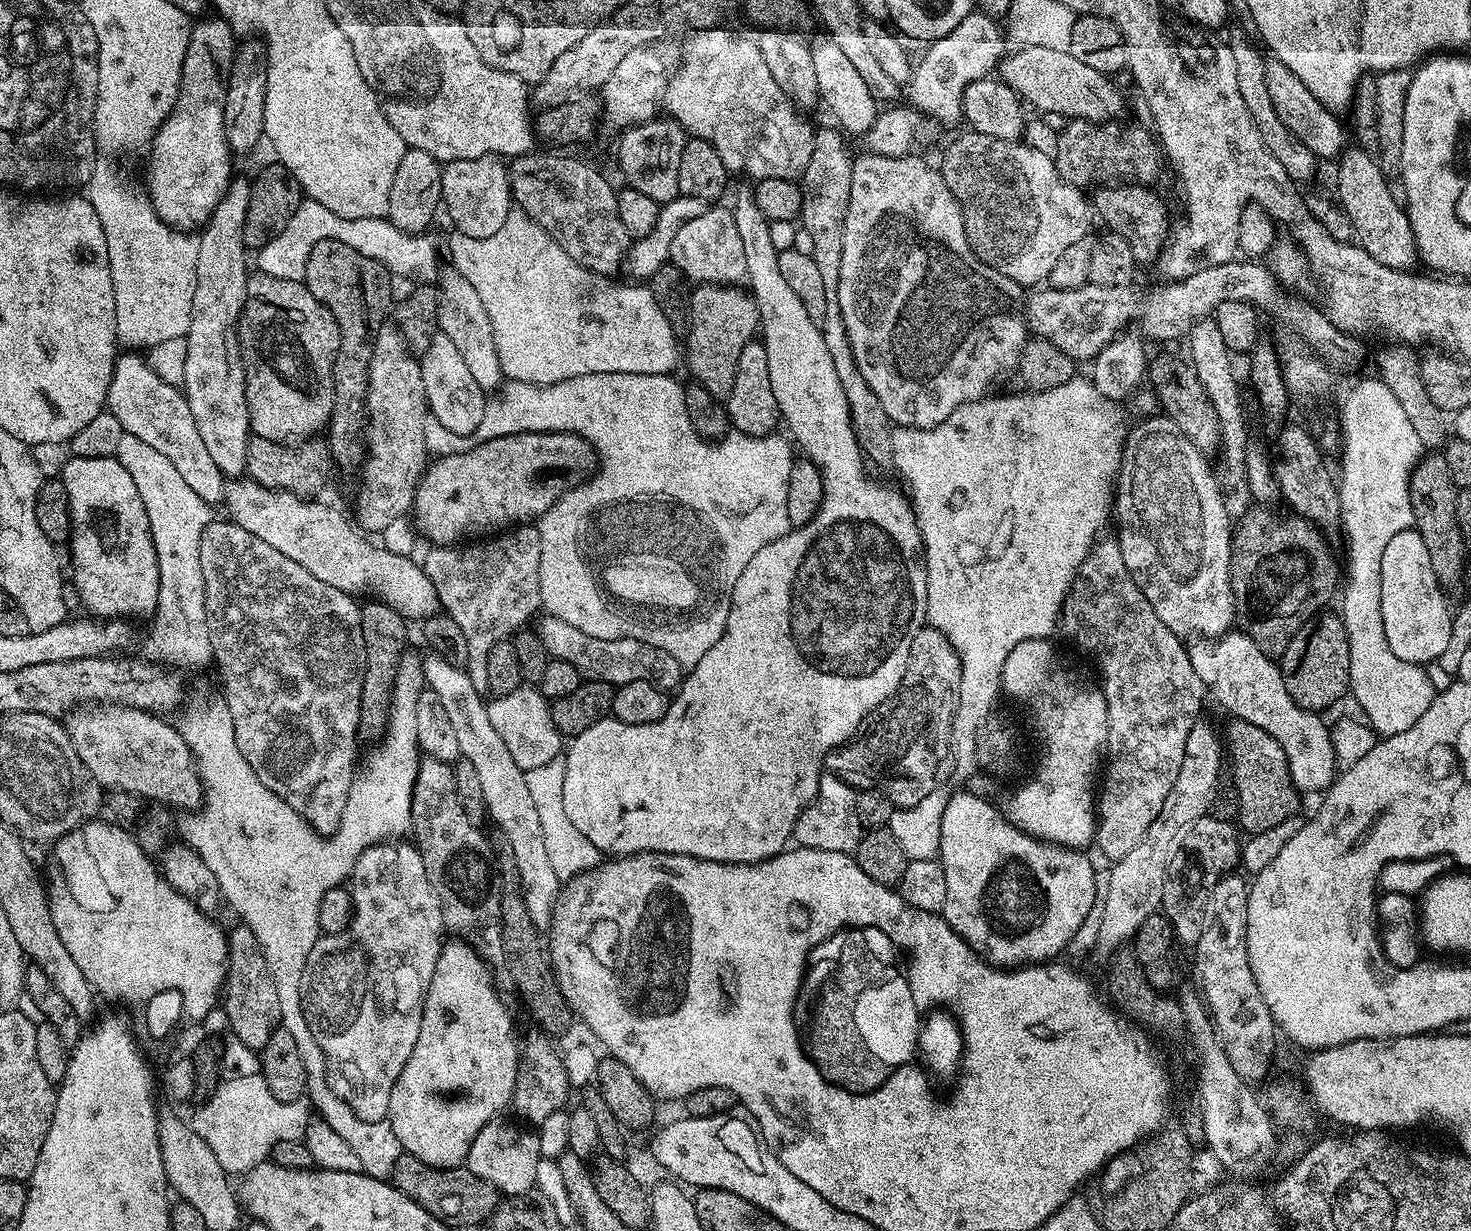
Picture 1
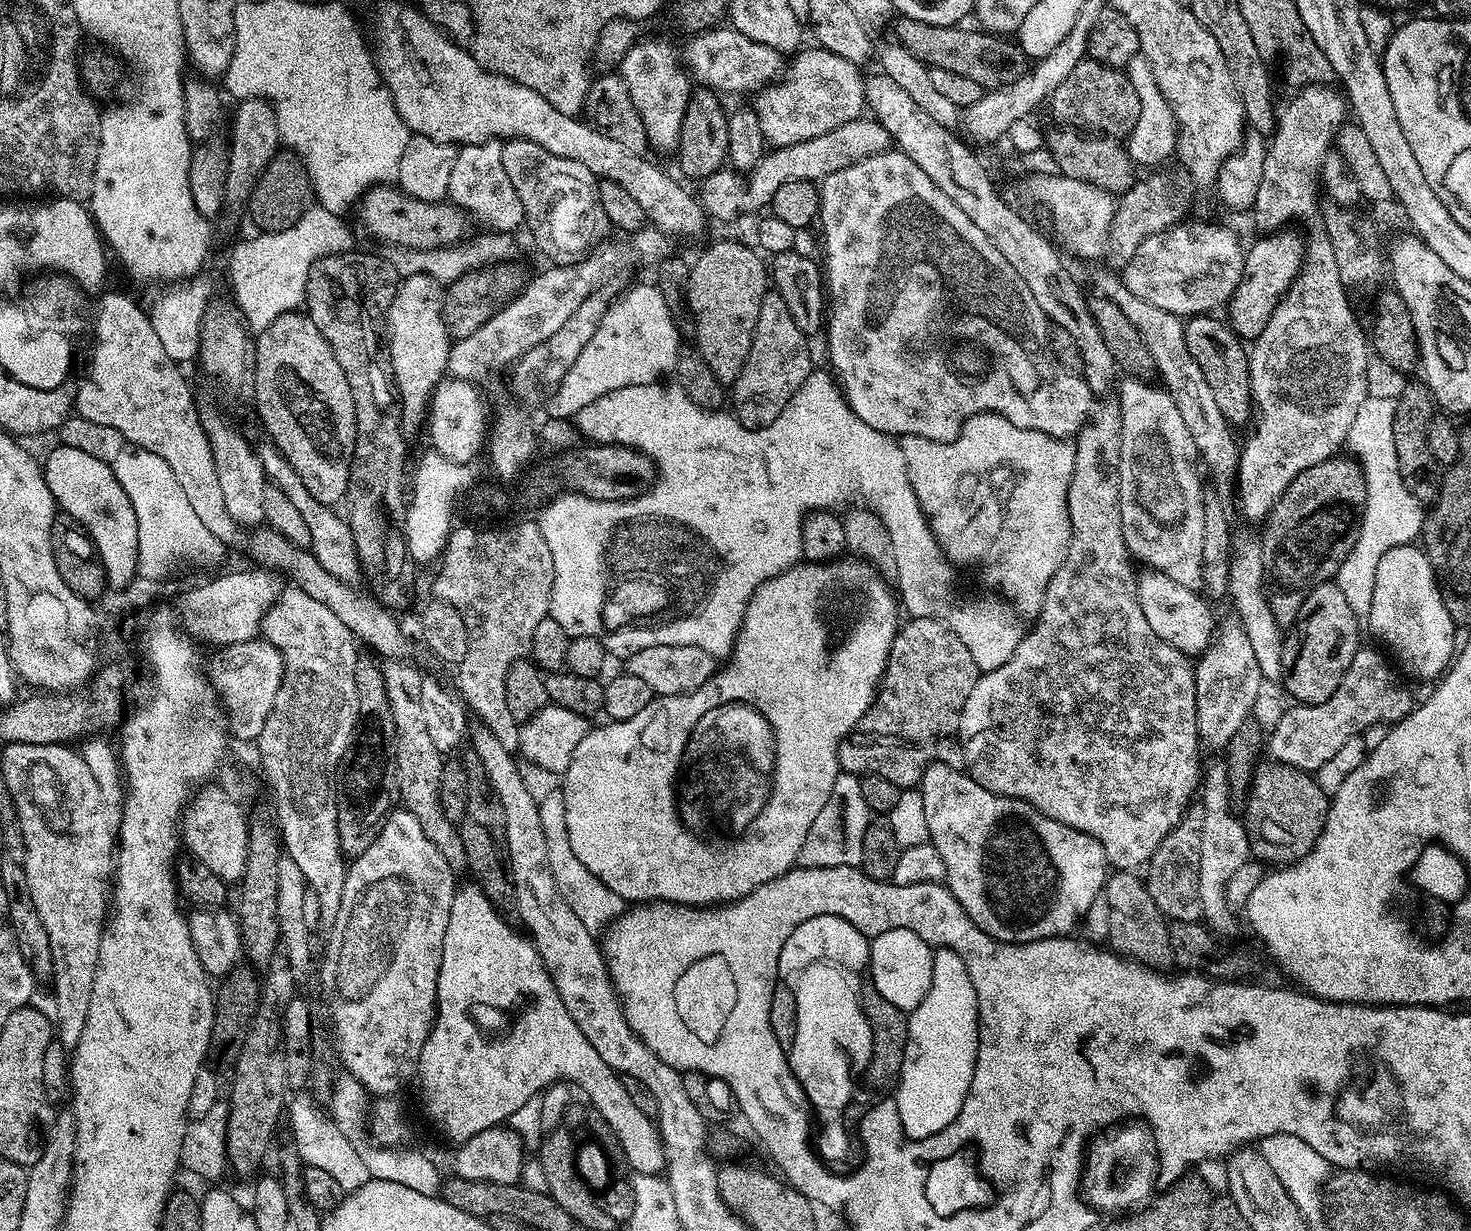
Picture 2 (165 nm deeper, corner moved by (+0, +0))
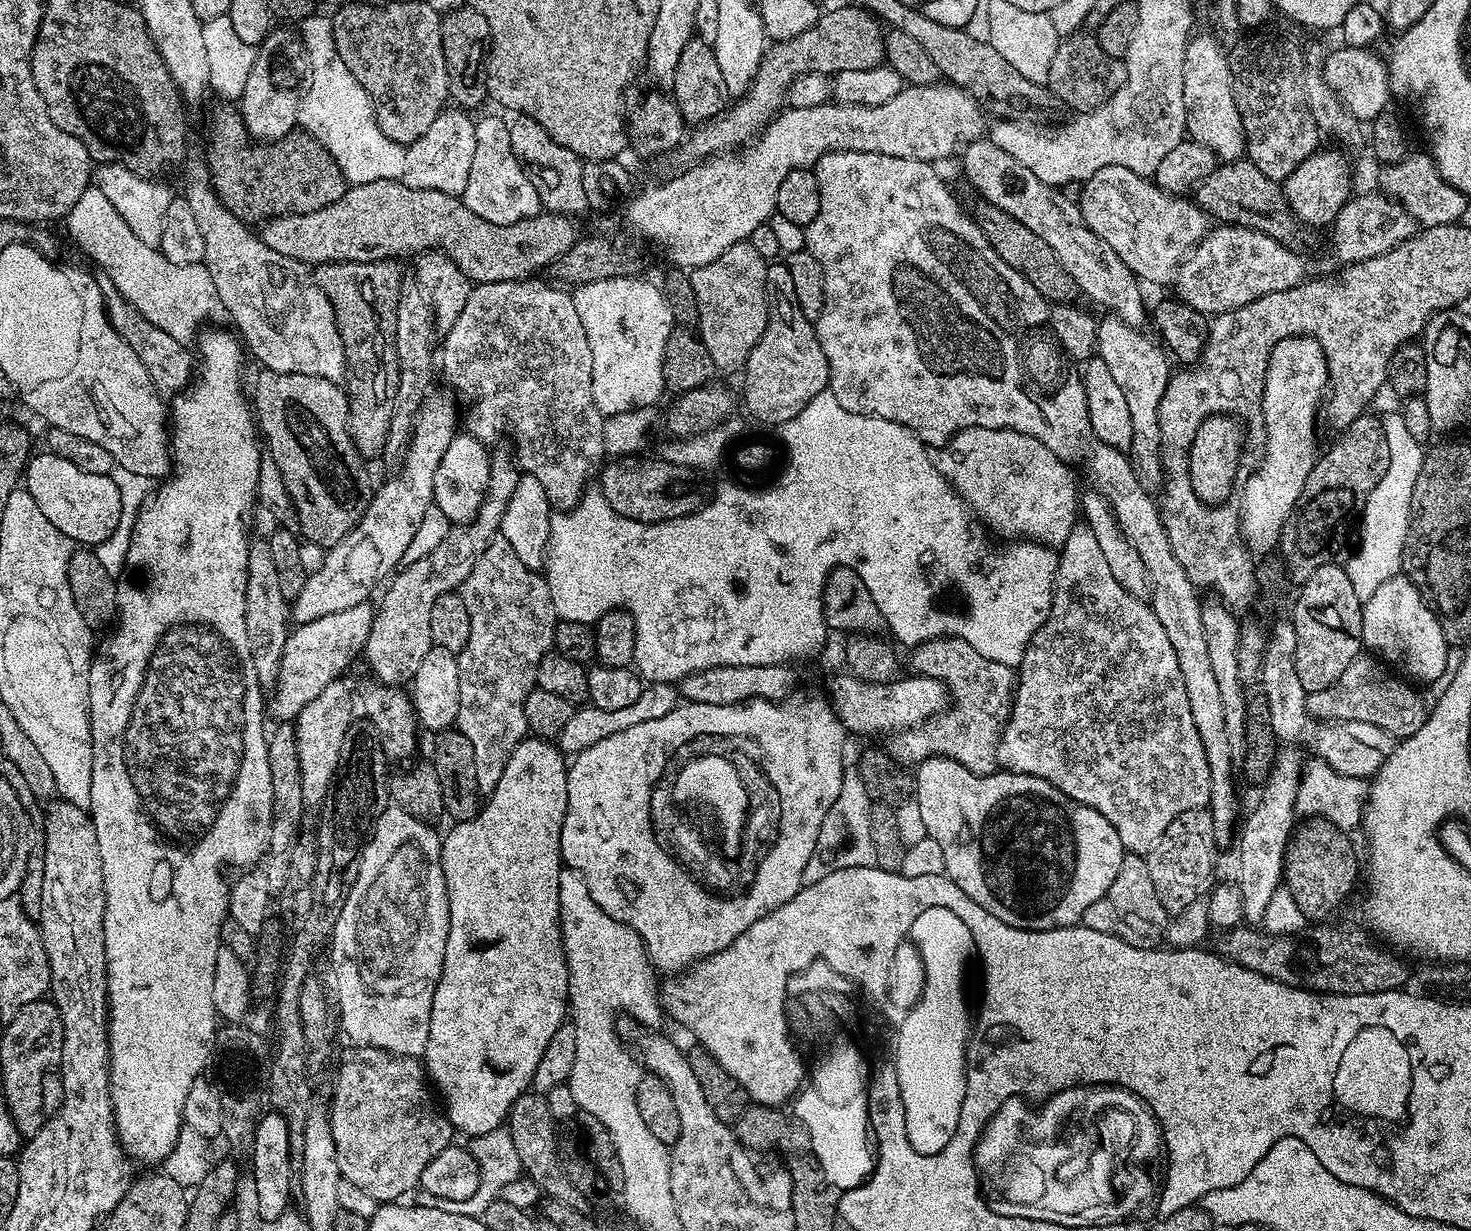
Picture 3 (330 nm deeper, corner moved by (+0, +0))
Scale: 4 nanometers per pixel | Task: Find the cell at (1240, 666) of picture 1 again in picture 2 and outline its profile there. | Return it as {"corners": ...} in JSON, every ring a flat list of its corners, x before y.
{"corners":[[1144,570,1136,578,1136,597,1138,606,1142,606,1142,614,1146,614,1146,622,1150,622,1150,630,1154,630,1154,634,1158,634,1162,642,1174,646,1185,656,1199,657,1212,643,1214,620,1212,624,1209,601,1199,591,1178,586,1174,578,1166,578,1166,574,1161,572]]}

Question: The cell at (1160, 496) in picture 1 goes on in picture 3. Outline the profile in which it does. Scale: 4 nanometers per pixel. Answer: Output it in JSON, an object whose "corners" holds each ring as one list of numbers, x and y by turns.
{"corners":[[1108,314,1105,317,1105,320,1101,319,1096,325,1098,358,1106,362,1106,367,1110,369,1111,376,1117,380,1130,409,1130,422,1134,429,1134,438,1129,448,1132,469,1144,488,1156,490,1164,483,1164,467,1160,453,1162,434,1158,424,1158,406,1162,402,1162,394,1168,385,1169,357,1165,349,1155,339,1152,341,1146,333,1140,332,1144,330,1137,325,1127,324,1115,314]]}

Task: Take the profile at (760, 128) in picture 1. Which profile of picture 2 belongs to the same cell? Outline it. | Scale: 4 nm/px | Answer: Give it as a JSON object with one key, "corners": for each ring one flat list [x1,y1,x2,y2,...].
{"corners":[[805,47,791,57,783,78,755,93,758,126,772,148,785,148,818,138,818,134,826,134,846,122,861,119,865,111,865,73,860,73,863,71,857,65,830,50,811,47]]}

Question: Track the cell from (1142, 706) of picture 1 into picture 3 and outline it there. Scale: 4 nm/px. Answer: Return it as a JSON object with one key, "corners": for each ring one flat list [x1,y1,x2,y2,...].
{"corners":[[1078,522,1072,527,1070,538,1066,538,1066,542,1059,549,1056,561,1056,581,1052,587,1052,609,1046,618,1046,622,1034,634,1034,638,1028,644,1028,649,1024,651,1022,662,1018,665,1016,694,1012,697,1012,706,1008,713,1008,723,1004,725,1004,730,1000,734,1000,740,996,743,996,762,1005,772,1017,772,1018,774,1030,774,1038,778,1046,778,1046,782,1050,782,1050,786,1062,790,1062,794,1066,794,1074,802,1098,810,1098,814,1102,814,1102,818,1106,818,1106,822,1110,822,1110,826,1114,826,1114,830,1118,830,1118,838,1122,838,1122,846,1125,853,1128,854,1146,854,1149,852,1154,846,1154,842,1158,842,1158,838,1162,838,1162,830,1166,830,1166,826,1170,826,1170,822,1174,822,1174,818,1178,818,1178,814,1182,814,1182,810,1207,808,1212,797,1210,766,1206,760,1206,750,1202,746,1202,738,1198,738,1198,726,1194,726,1194,717,1190,715,1190,701,1186,698,1186,682,1182,682,1182,670,1178,670,1178,657,1174,654,1174,646,1170,646,1170,638,1166,638,1166,630,1162,630,1162,622,1158,622,1151,603,1145,602,1141,597,1130,594,1125,588,1118,586,1118,578,1114,578,1110,565,1108,565,1106,558,1102,555,1102,549,1098,547,1098,541,1094,538,1094,530,1090,530,1087,524,1083,522]]}

